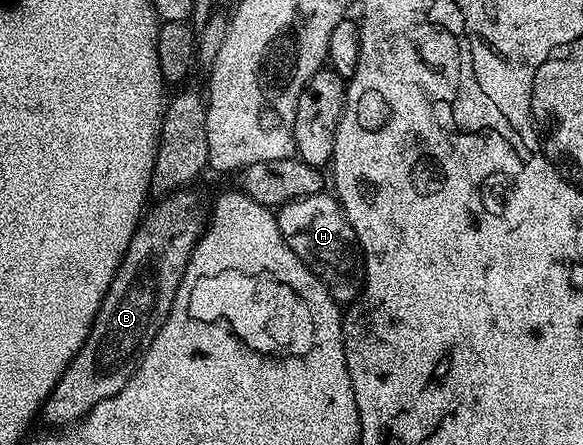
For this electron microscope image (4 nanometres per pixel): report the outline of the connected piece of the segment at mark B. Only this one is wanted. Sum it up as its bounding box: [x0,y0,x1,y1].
[42,189,206,429]

